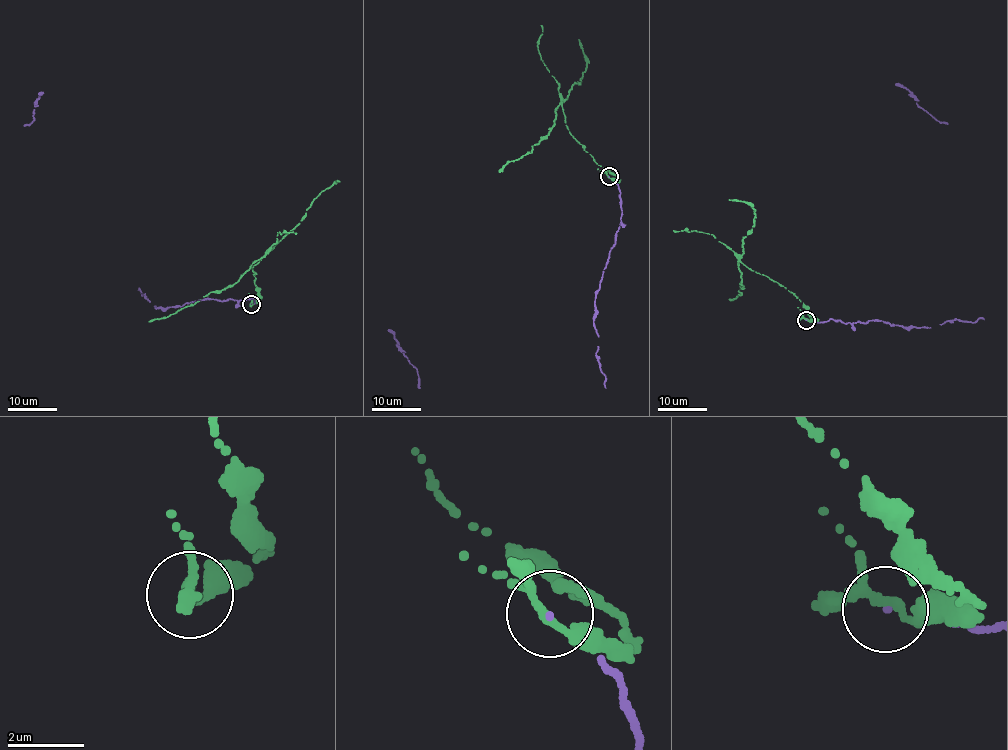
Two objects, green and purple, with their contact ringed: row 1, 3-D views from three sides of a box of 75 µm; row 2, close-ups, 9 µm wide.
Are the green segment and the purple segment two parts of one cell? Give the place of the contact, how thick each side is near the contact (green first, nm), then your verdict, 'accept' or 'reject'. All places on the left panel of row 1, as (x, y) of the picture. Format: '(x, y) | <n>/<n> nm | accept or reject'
(251, 304) | 190/70 nm | reject

